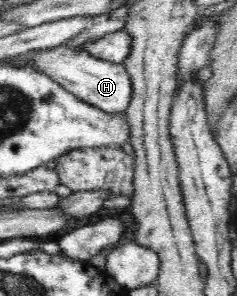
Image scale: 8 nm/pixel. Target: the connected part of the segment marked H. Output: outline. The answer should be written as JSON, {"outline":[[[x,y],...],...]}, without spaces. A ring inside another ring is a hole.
{"outline":[[[58,45],[42,51],[32,51],[24,58],[28,65],[43,70],[49,77],[59,82],[66,90],[75,94],[81,101],[94,106],[110,116],[126,115],[132,103],[132,77],[124,63],[116,64],[92,56],[88,52],[76,53]]]}

